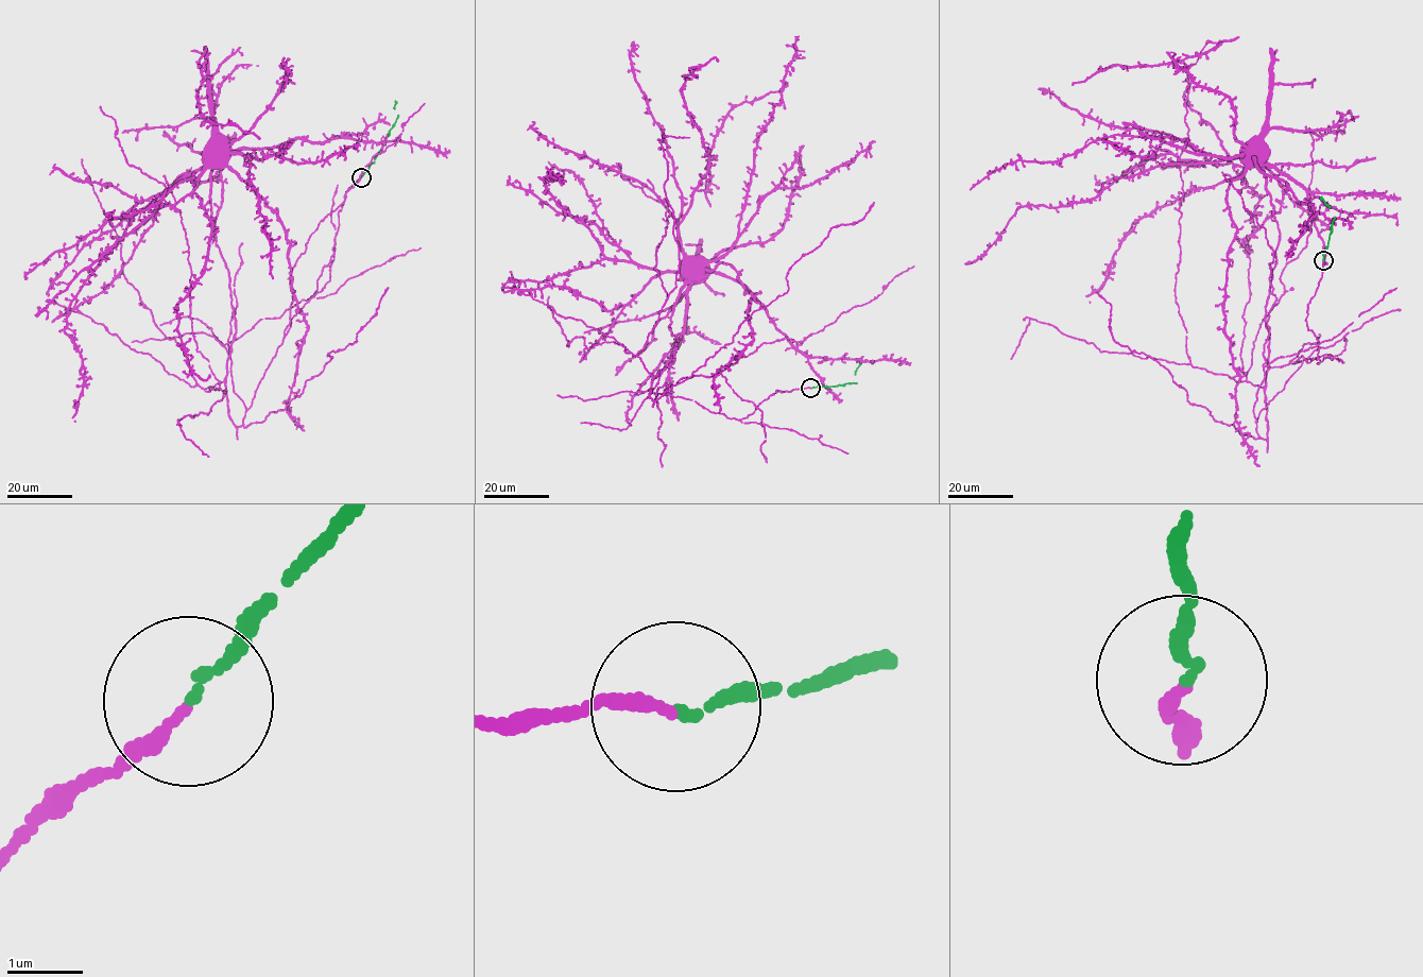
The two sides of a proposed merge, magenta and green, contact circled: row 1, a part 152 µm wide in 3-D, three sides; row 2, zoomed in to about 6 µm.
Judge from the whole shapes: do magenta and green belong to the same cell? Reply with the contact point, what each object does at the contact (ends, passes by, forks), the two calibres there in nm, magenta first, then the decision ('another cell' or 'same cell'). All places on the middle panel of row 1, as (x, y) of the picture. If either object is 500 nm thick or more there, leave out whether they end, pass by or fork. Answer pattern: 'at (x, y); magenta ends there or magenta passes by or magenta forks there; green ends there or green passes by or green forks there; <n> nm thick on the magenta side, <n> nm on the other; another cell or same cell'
at (810, 388); magenta ends there; green ends there; 170 nm thick on the magenta side, 110 nm on the other; same cell

